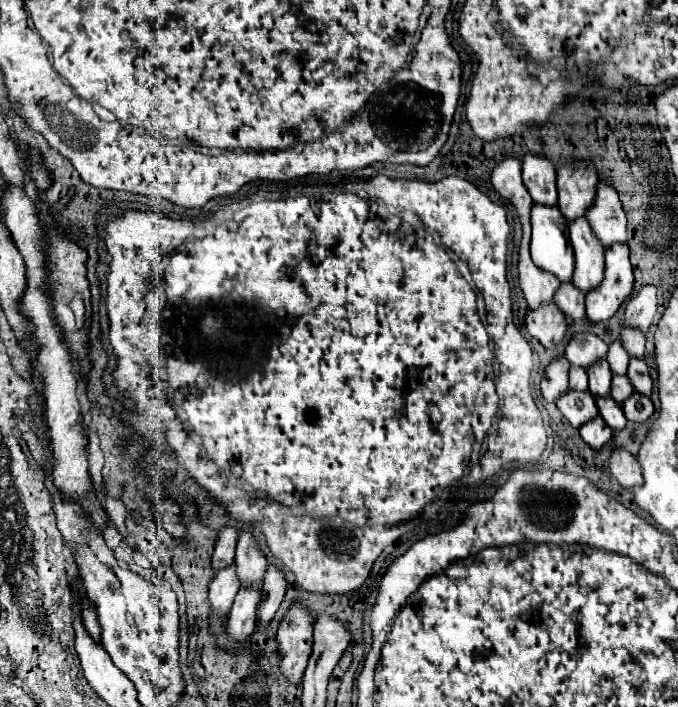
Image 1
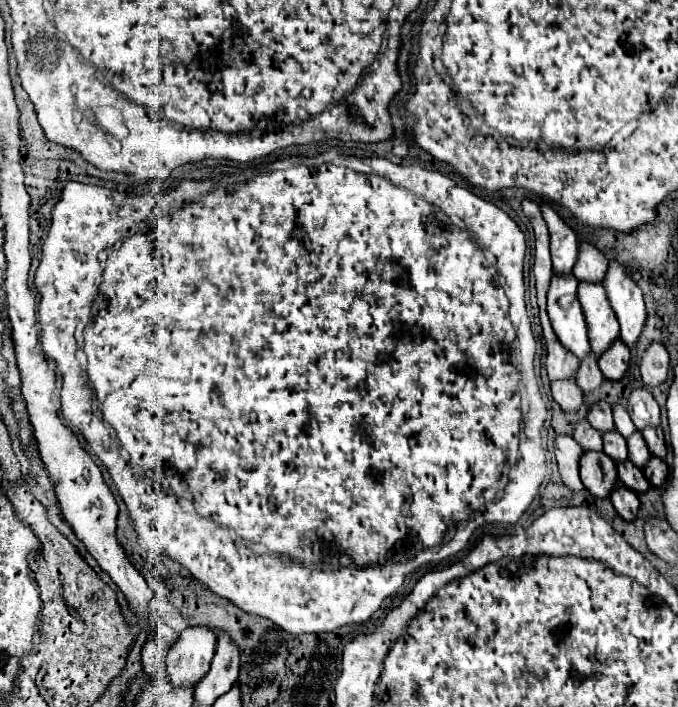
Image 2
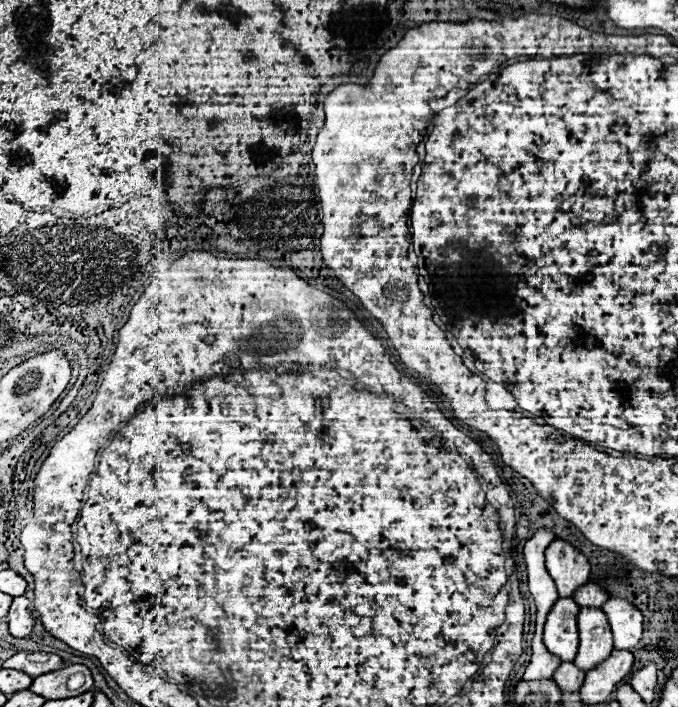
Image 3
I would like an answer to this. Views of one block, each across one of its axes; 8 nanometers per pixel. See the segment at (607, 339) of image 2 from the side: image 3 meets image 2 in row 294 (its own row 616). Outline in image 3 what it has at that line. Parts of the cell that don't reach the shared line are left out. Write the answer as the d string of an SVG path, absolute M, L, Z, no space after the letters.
M580 608L578 632L580 648L574 662L582 670L594 668L594 664L604 660L612 652L612 630L608 618L600 608Z

